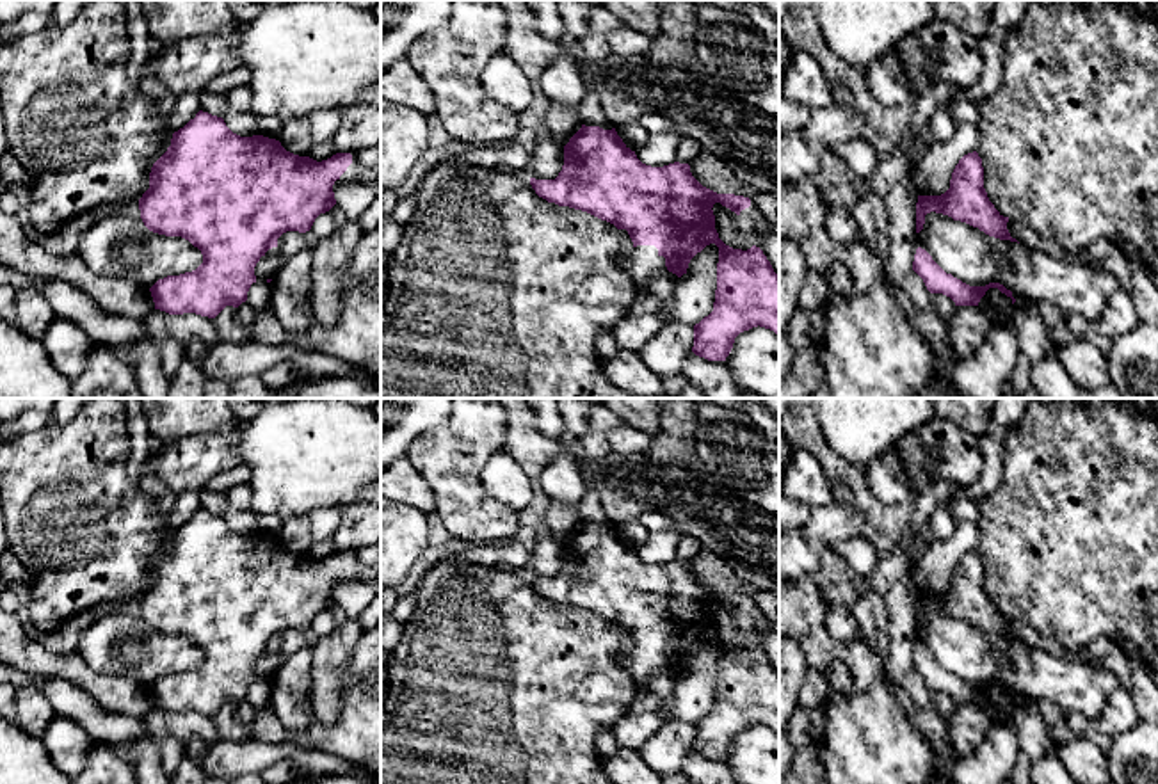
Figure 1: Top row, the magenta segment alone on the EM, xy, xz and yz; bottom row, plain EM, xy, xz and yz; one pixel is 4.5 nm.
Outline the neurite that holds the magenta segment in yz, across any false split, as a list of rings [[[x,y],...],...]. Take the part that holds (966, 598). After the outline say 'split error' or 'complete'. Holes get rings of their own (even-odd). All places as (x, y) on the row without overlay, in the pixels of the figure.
[[[977,549],[964,553],[955,564],[950,587],[941,594],[918,594],[916,631],[923,628],[925,613],[936,610],[978,626],[989,635],[1017,640],[984,587],[984,565]]] | complete

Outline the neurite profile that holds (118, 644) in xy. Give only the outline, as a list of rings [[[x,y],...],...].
[[[123,608],[101,615],[82,631],[78,654],[96,674],[121,676],[146,686],[203,661],[201,649],[189,638],[153,631],[141,615]]]

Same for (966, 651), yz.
[[[936,610],[925,613],[916,642],[946,672],[969,684],[1000,681],[1016,699],[1048,699],[1064,713],[1076,711],[1092,720],[1105,709],[1110,693],[1122,688],[1103,665],[1053,656]]]

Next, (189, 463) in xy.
[[[196,434],[162,444],[160,452],[148,455],[149,468],[176,496],[201,491],[221,471],[235,468],[235,434]]]

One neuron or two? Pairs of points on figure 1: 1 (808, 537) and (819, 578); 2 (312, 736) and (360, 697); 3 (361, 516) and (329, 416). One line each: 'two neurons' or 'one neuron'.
1: two neurons
2: one neuron
3: two neurons

